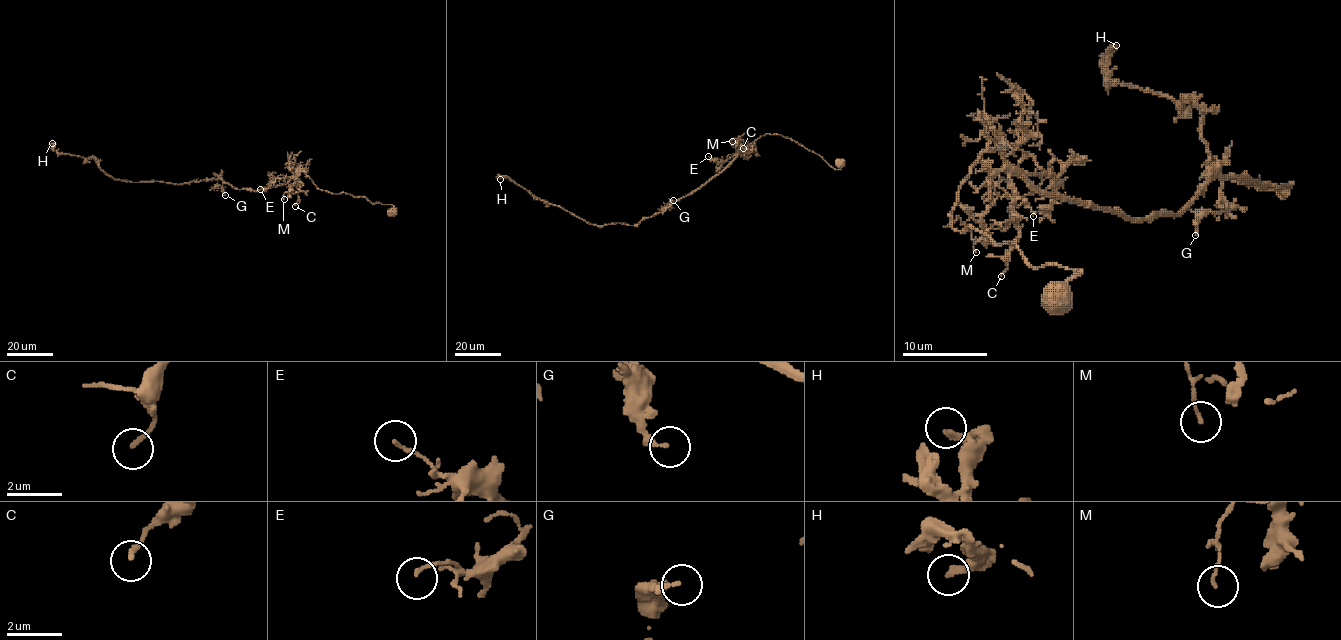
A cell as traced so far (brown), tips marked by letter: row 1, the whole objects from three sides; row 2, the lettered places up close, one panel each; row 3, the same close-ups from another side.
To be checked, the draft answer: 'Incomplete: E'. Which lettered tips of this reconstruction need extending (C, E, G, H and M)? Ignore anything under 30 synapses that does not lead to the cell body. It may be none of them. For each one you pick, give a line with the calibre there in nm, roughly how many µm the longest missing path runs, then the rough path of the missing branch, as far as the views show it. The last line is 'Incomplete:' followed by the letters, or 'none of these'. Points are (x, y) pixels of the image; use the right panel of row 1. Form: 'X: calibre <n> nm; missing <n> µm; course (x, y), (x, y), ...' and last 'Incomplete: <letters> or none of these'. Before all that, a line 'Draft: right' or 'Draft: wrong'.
Draft: wrong
Incomplete: none of these

